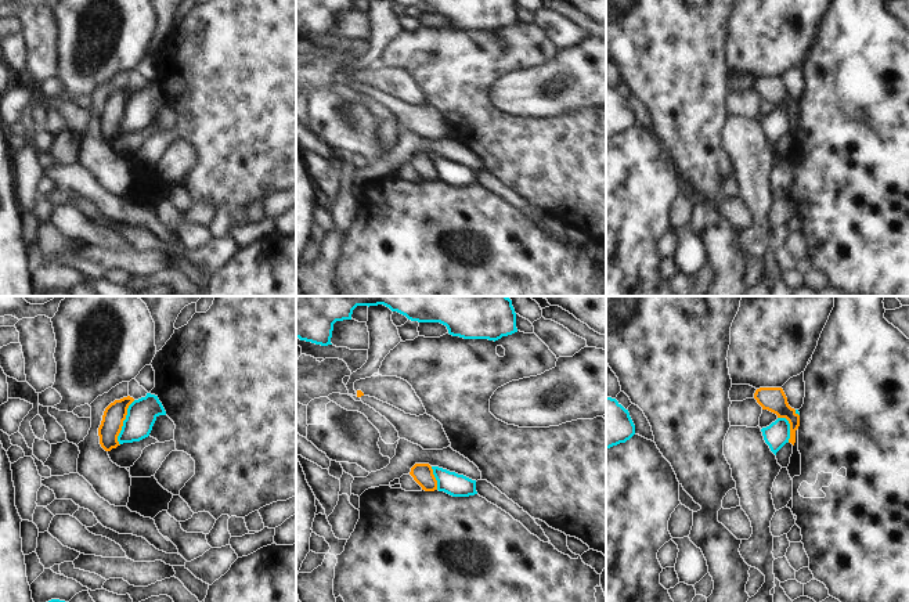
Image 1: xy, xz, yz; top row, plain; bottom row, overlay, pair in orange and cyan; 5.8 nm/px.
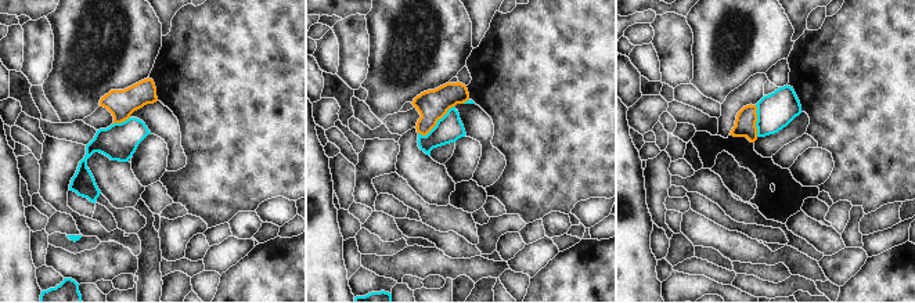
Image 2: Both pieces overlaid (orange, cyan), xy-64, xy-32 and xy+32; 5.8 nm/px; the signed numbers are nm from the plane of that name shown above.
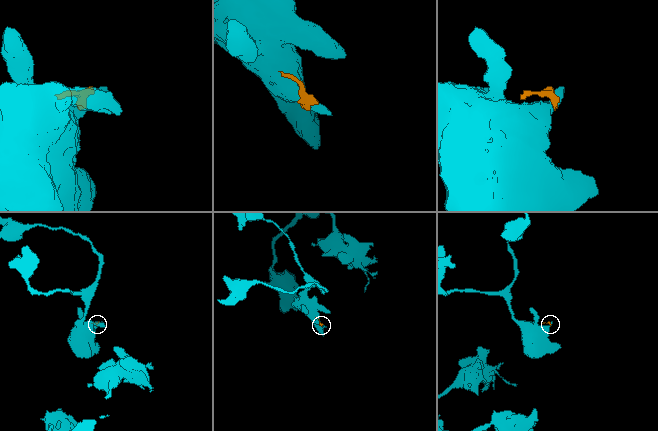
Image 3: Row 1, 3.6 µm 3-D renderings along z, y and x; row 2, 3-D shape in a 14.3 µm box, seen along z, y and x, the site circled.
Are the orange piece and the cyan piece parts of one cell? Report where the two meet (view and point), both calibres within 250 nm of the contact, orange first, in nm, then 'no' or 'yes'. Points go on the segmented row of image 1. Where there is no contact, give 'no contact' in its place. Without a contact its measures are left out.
meets orange in xy at (122, 422); 130 nm thick on the orange side, 180 nm on the other; no

